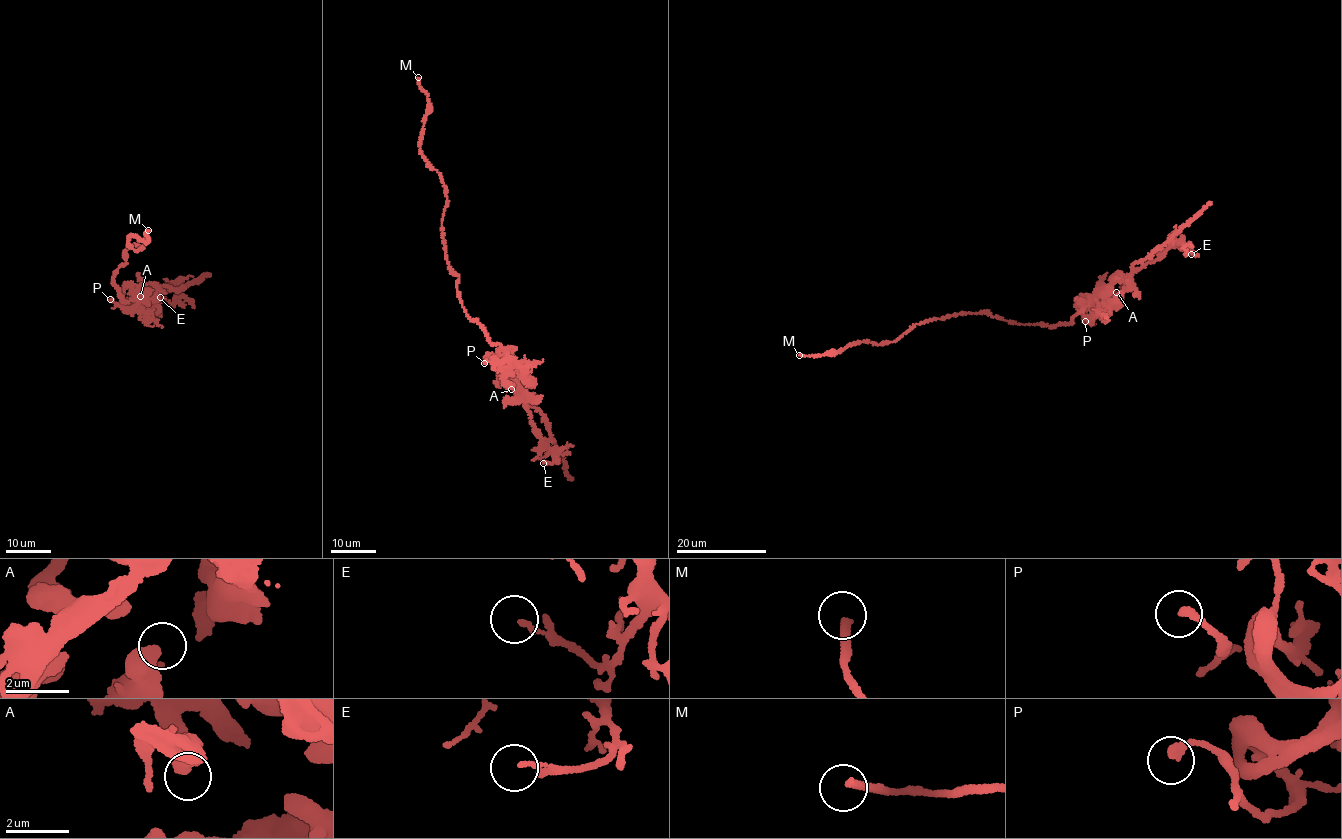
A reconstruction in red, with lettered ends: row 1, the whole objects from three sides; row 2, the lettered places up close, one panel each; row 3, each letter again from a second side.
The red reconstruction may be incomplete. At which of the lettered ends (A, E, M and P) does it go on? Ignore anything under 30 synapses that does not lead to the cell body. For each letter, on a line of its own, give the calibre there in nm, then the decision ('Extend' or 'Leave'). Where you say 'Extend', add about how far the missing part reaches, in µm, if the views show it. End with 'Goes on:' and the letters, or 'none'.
A: Thickness 550 nm. Leave
E: Thickness 140 nm. Leave
M: Thickness 240 nm. Leave
P: Thickness 240 nm. Leave
Goes on: none

